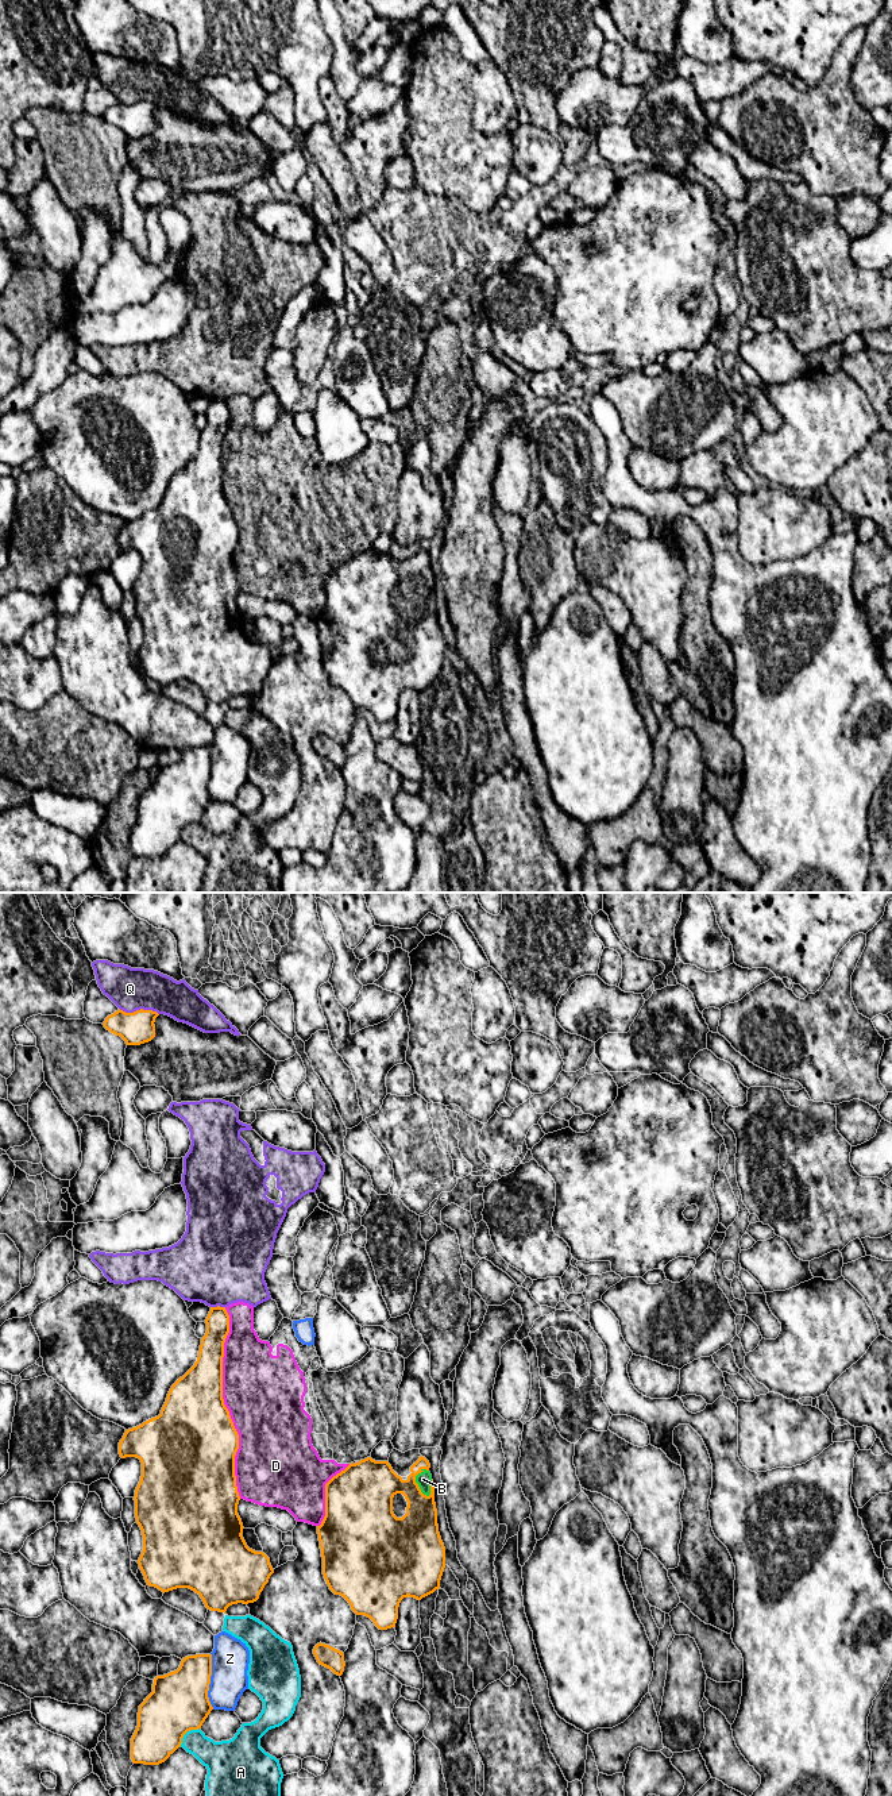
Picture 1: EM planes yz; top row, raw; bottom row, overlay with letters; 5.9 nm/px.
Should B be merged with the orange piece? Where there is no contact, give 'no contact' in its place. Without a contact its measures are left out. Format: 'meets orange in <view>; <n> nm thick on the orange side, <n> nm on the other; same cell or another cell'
meets orange in yz; 280 nm thick on the orange side, 90 nm on the other; same cell

